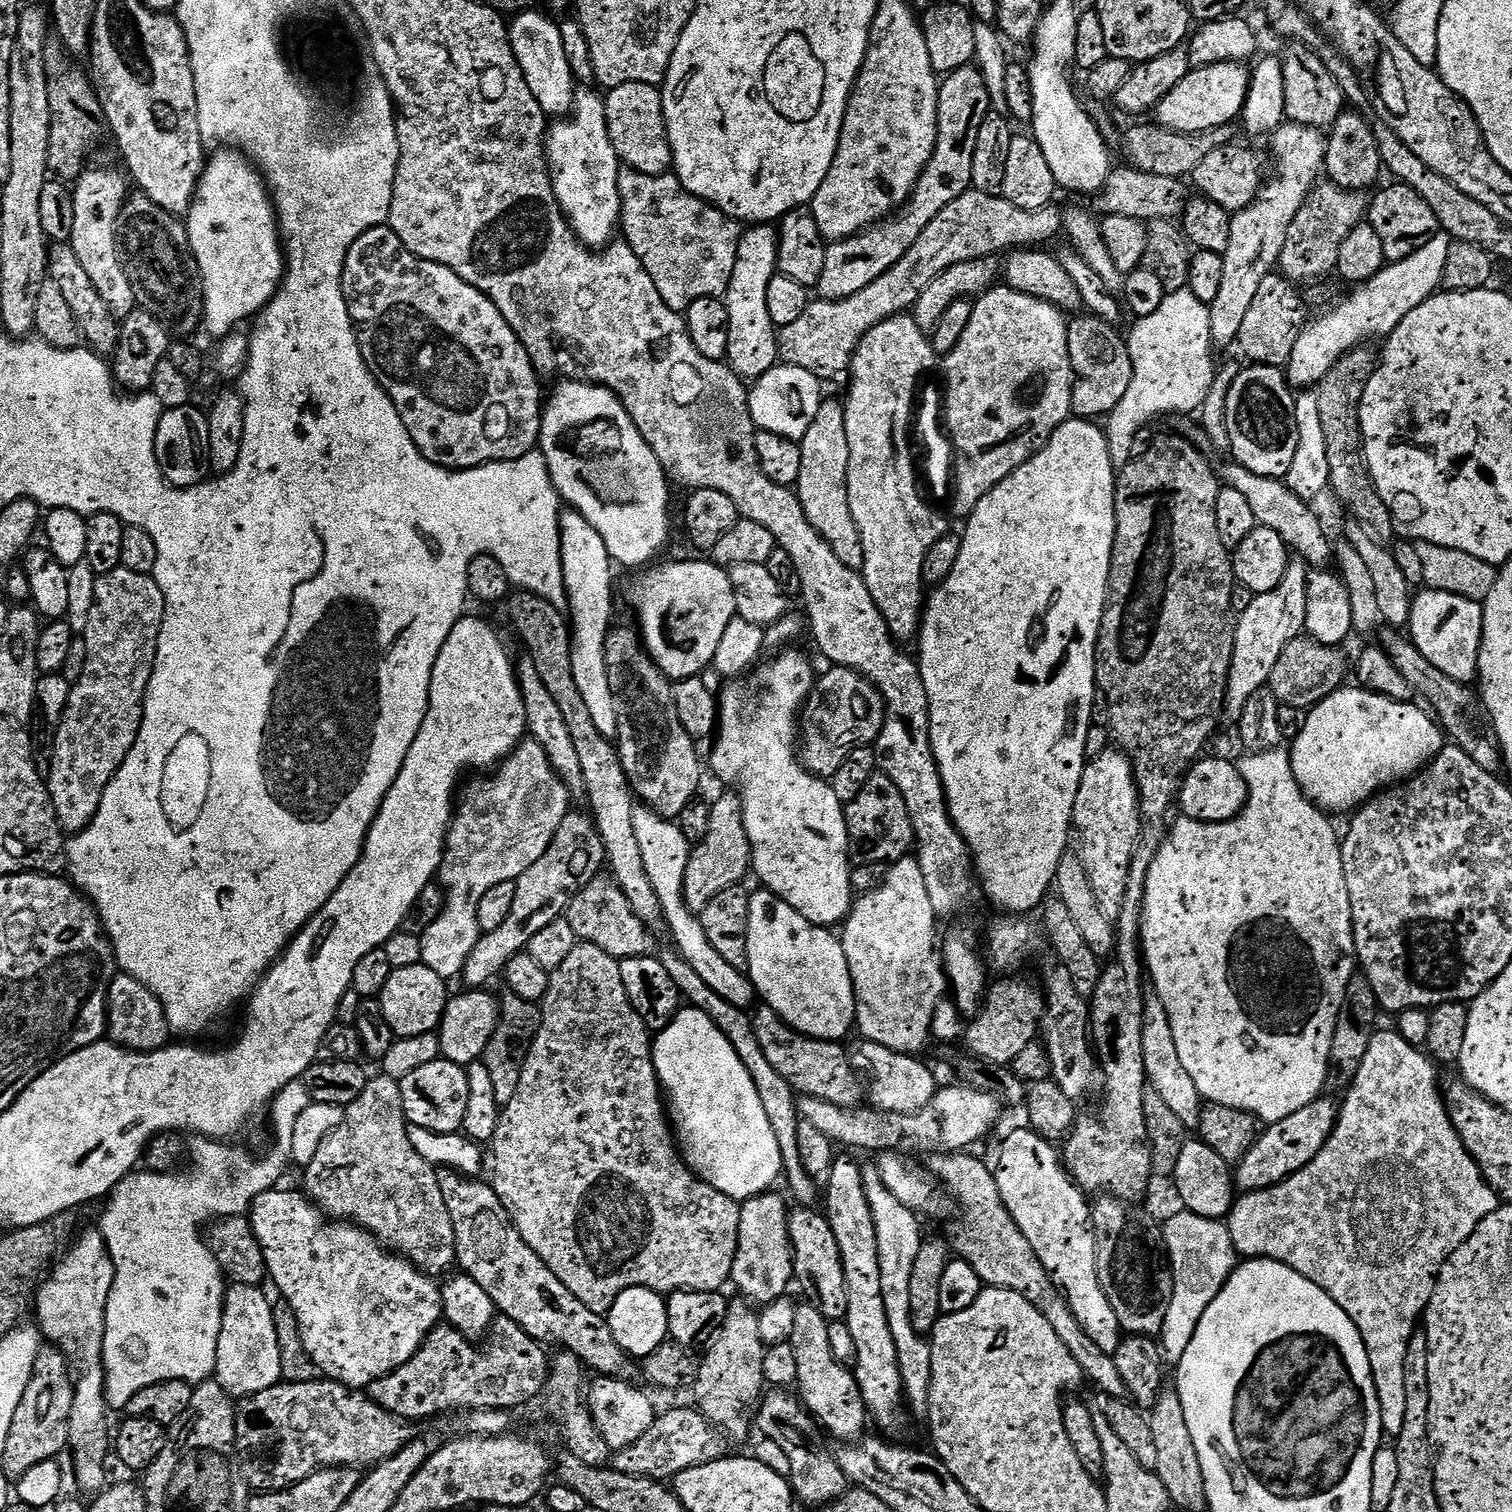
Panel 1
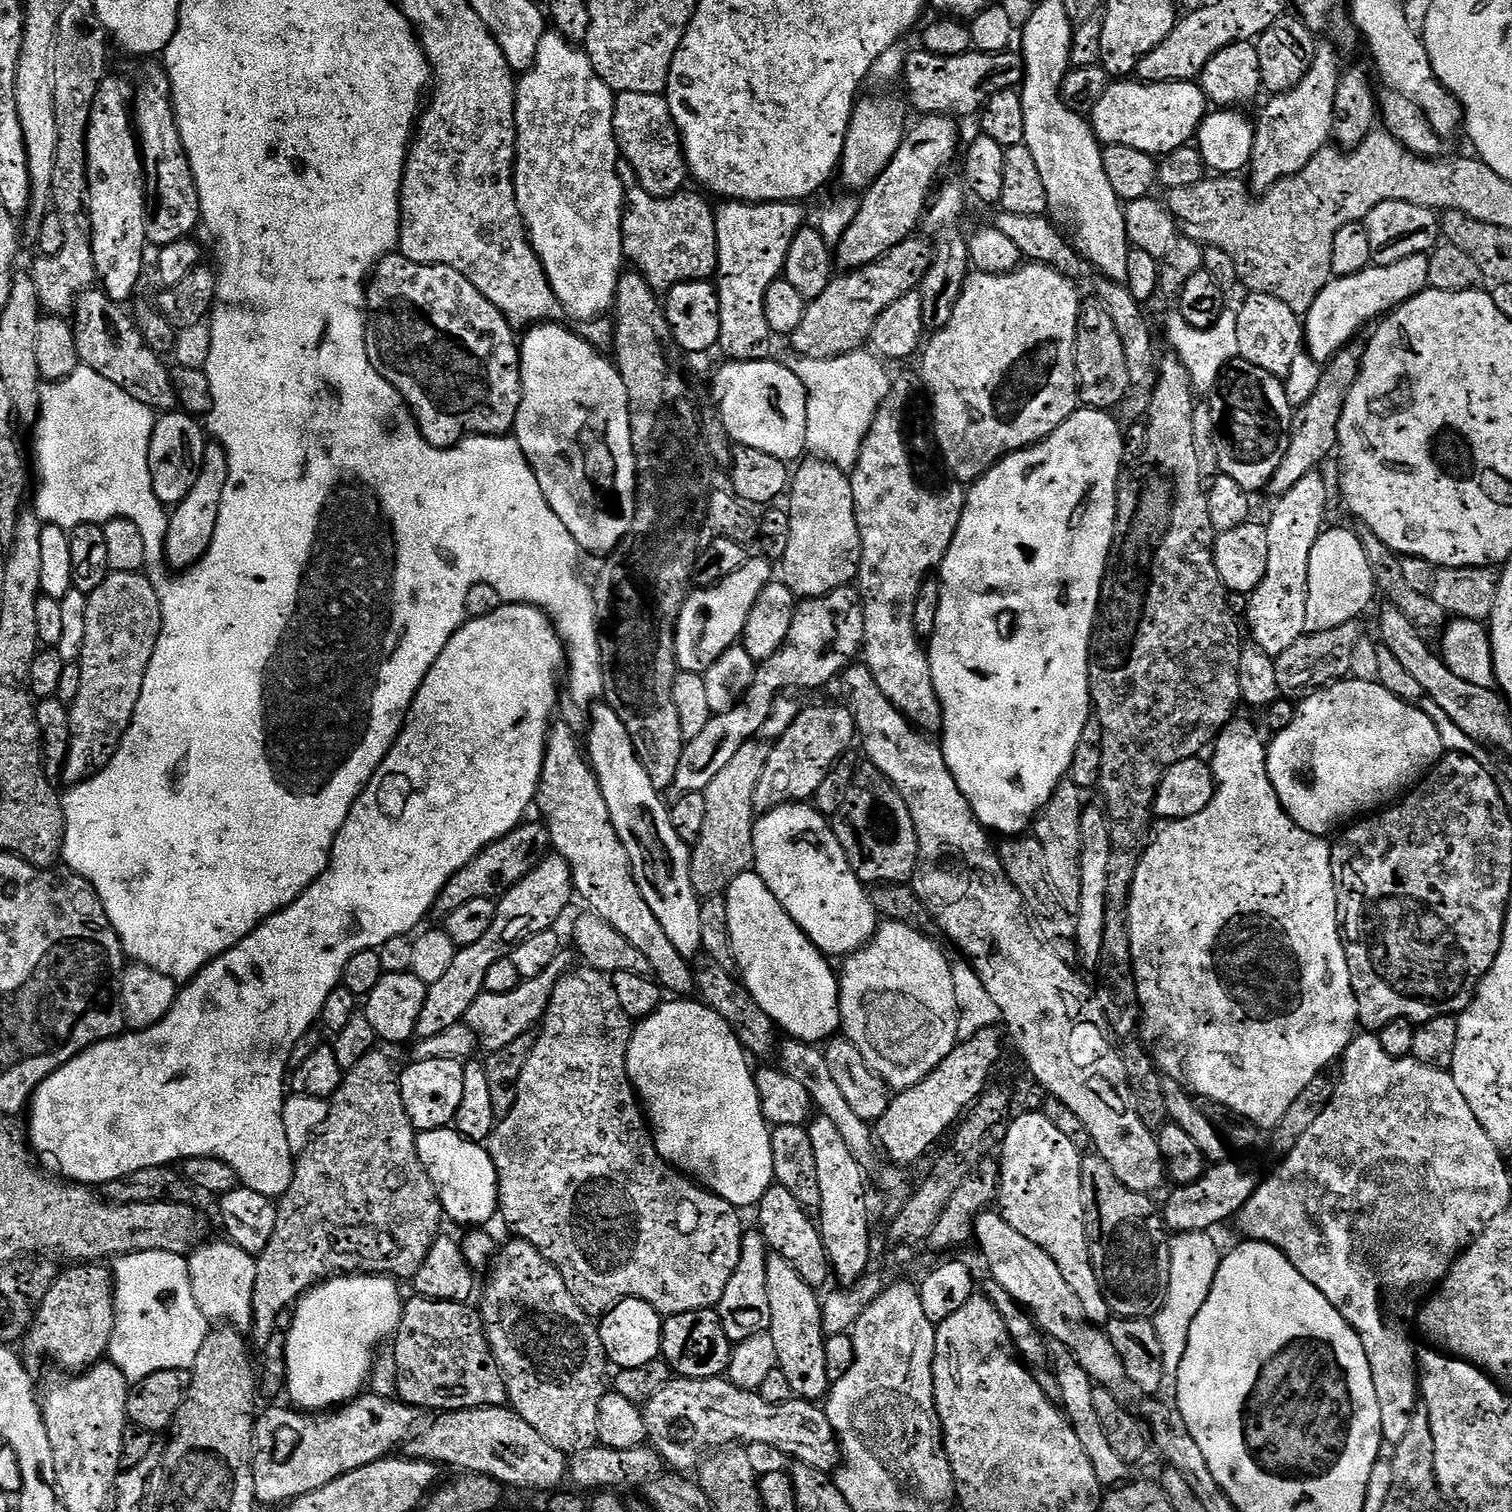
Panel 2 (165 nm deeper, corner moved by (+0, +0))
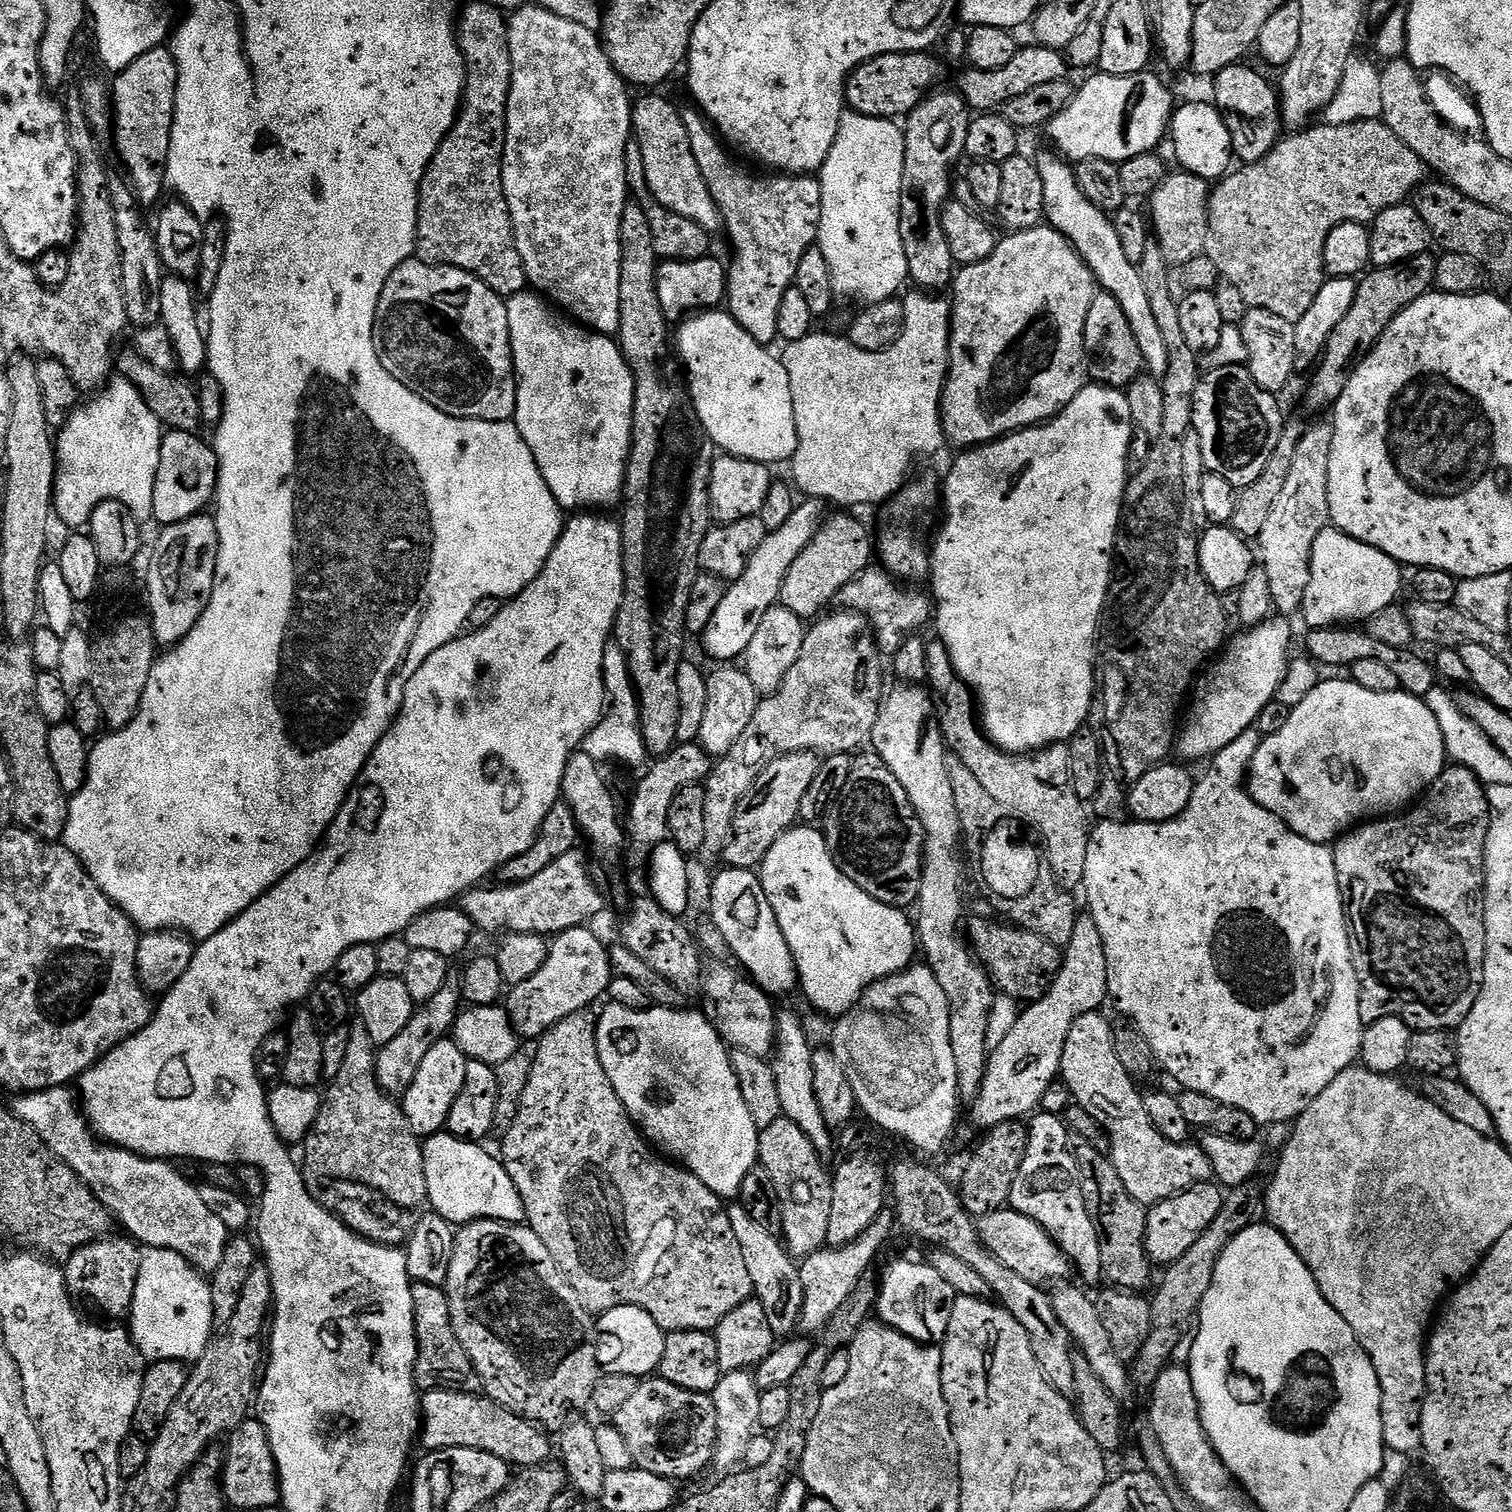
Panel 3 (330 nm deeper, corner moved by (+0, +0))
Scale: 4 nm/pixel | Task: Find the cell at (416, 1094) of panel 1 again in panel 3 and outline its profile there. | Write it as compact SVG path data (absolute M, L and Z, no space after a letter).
M451 1038L438 1041L427 1051L422 1066L418 1068L418 1074L415 1074L414 1080L402 1095L404 1116L415 1136L427 1138L445 1131L451 1108L463 1089L463 1083L466 1082L469 1067L468 1057L462 1054L462 1050L458 1050L455 1040Z

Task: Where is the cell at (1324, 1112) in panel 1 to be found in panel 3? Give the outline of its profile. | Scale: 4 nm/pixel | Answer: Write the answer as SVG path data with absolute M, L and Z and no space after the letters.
M1213 1181L1198 1183L1178 1195L1154 1204L1147 1211L1147 1228L1144 1245L1155 1265L1169 1266L1179 1260L1194 1245L1202 1232L1214 1222L1224 1202L1223 1189Z

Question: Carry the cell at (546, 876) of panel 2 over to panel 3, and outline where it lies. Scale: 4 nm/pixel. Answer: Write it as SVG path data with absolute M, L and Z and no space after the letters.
M452 982L445 984L442 990L438 990L438 994L413 1011L410 1022L397 1038L381 1045L376 1055L376 1077L384 1092L391 1096L404 1094L414 1080L415 1074L418 1074L418 1068L422 1066L422 1060L426 1058L427 1051L451 1033L461 1004L462 997L457 985Z

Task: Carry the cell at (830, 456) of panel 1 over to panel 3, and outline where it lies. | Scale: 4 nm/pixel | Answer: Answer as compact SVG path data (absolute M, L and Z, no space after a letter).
M832 516L821 523L816 537L794 558L780 587L779 603L802 618L809 618L835 601L846 582L863 572L874 560L874 536L852 516Z

